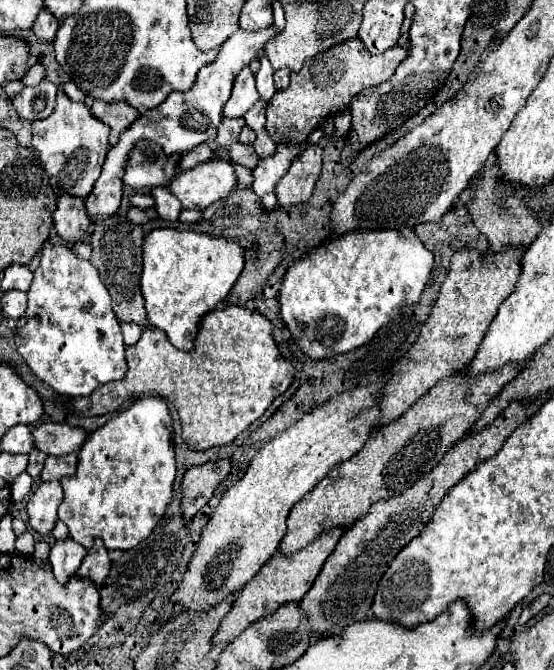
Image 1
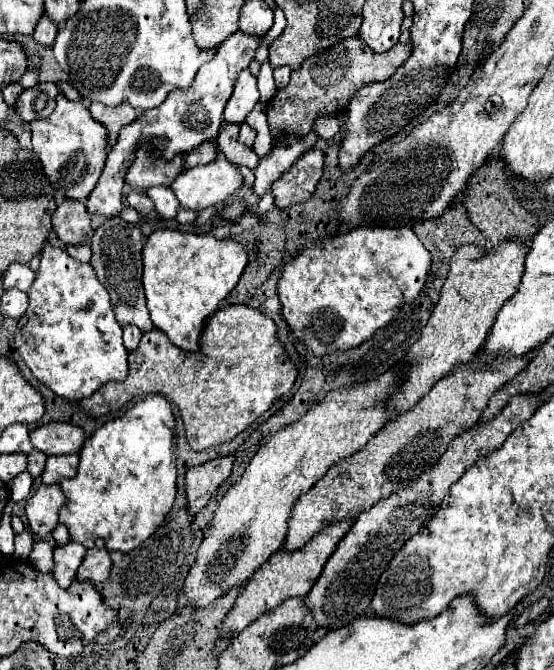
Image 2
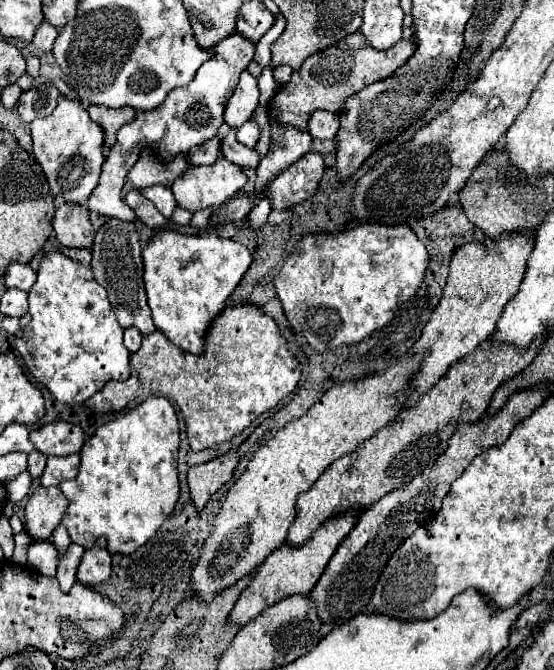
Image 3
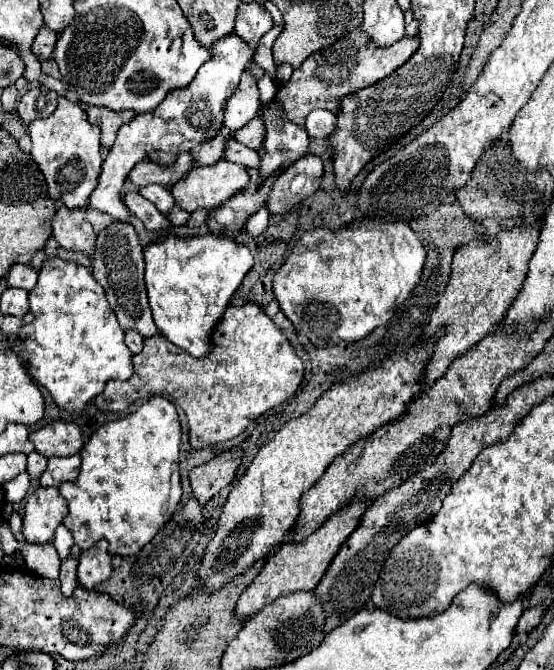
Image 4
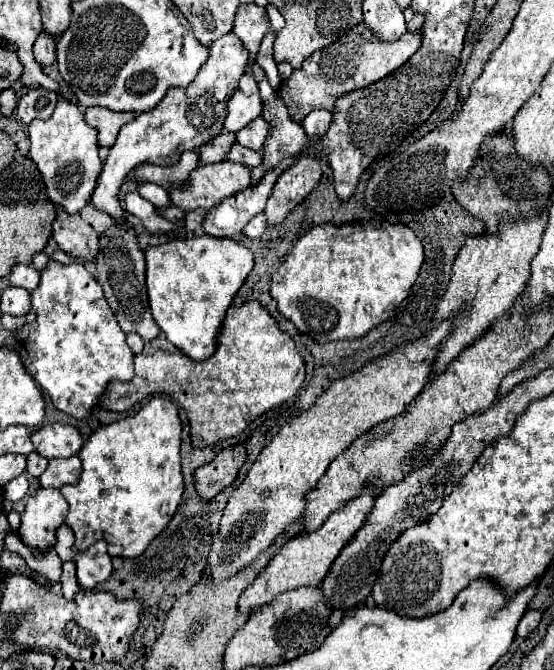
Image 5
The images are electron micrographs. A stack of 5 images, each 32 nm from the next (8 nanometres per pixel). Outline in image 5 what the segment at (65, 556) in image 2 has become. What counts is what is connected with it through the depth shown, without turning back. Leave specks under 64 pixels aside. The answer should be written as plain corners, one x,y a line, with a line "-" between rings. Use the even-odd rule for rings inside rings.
64,562
62,566
62,576
60,576
60,584
62,584
62,594
66,600
72,600
74,594
78,592
78,580
76,580
76,562

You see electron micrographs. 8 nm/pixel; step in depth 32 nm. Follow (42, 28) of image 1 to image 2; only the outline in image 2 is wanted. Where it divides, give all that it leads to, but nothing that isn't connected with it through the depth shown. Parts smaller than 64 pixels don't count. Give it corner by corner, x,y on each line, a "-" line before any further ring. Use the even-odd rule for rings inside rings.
42,14
36,28
34,28
34,40
36,44
42,44
42,46
52,46
54,44
54,38
56,38
56,30
58,26
52,24
48,18
48,14

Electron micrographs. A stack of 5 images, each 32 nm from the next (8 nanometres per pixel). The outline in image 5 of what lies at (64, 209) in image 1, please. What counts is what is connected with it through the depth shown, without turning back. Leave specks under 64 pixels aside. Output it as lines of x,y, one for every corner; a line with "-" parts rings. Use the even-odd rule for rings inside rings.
60,208
52,228
52,236
64,252
82,256
88,262
94,260
98,252
98,232
82,220
80,212
68,214
64,208

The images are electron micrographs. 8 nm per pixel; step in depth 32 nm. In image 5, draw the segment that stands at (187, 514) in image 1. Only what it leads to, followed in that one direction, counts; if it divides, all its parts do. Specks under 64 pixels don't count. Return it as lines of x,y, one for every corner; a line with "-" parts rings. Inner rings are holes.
242,446
222,450
220,458
196,468
194,474
194,488
202,502
210,502
220,490
230,486
236,480
240,466
246,460
246,450

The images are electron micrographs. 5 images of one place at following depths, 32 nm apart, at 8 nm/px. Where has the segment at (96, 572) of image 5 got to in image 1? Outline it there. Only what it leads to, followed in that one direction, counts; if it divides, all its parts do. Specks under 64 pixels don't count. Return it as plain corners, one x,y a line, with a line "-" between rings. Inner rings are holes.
96,538
92,548
88,550
88,554
84,556
76,576
80,578
90,578
94,584
100,584
110,570
110,558
108,558
108,550
104,548
102,540

